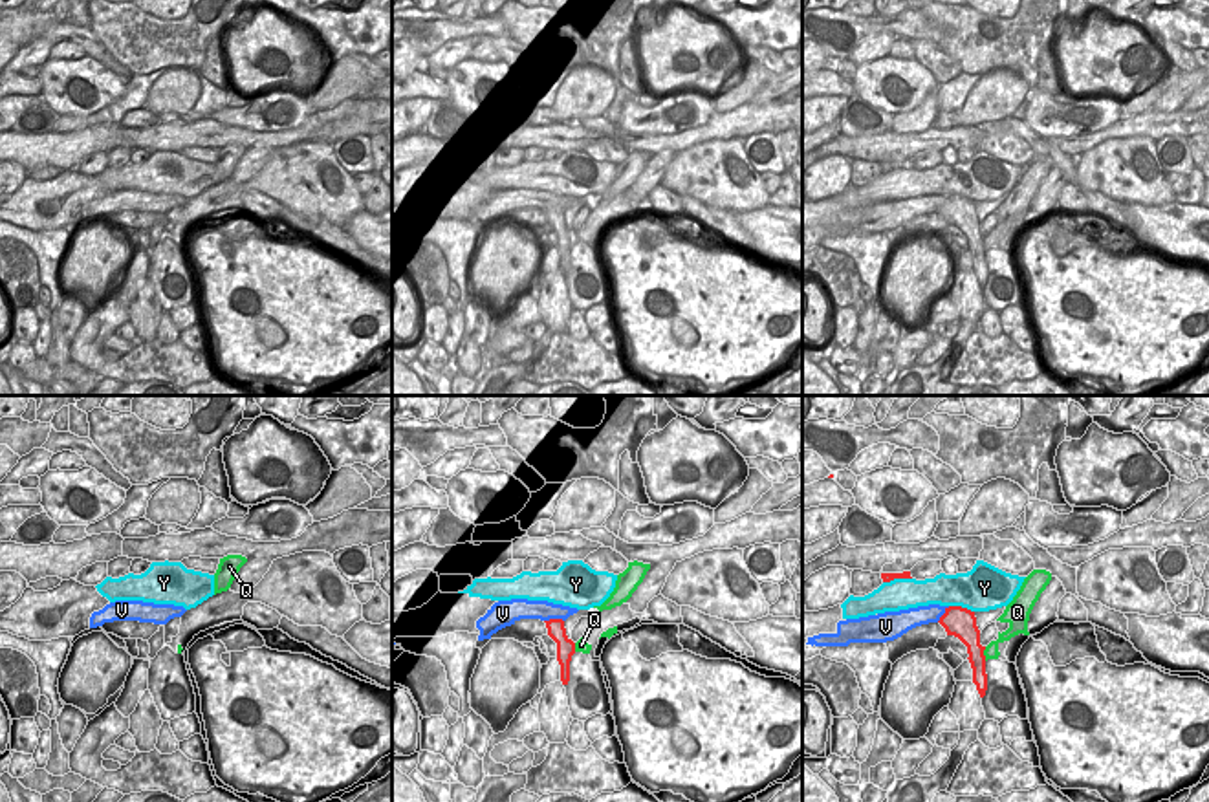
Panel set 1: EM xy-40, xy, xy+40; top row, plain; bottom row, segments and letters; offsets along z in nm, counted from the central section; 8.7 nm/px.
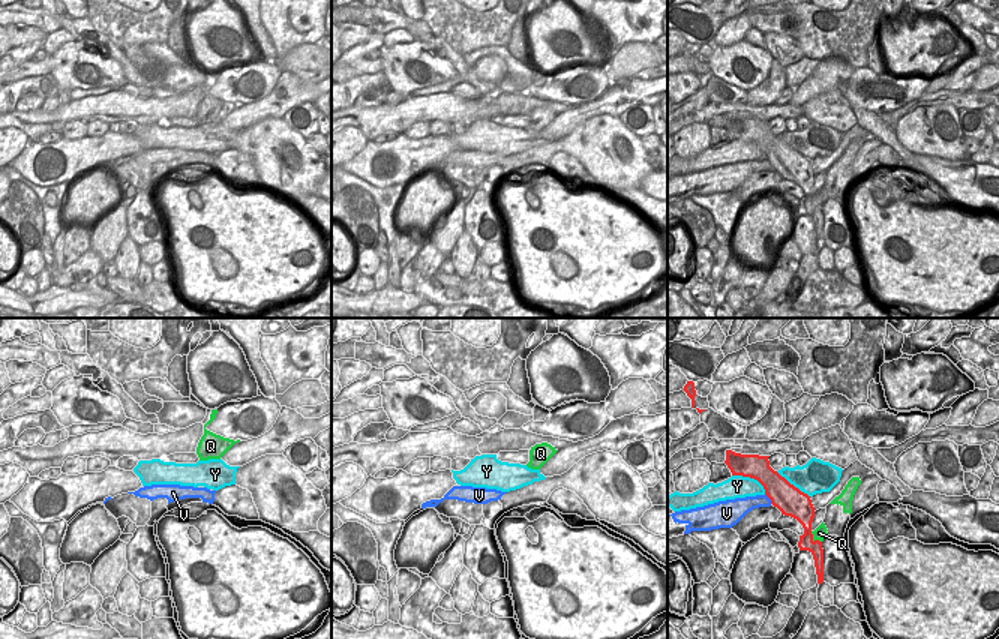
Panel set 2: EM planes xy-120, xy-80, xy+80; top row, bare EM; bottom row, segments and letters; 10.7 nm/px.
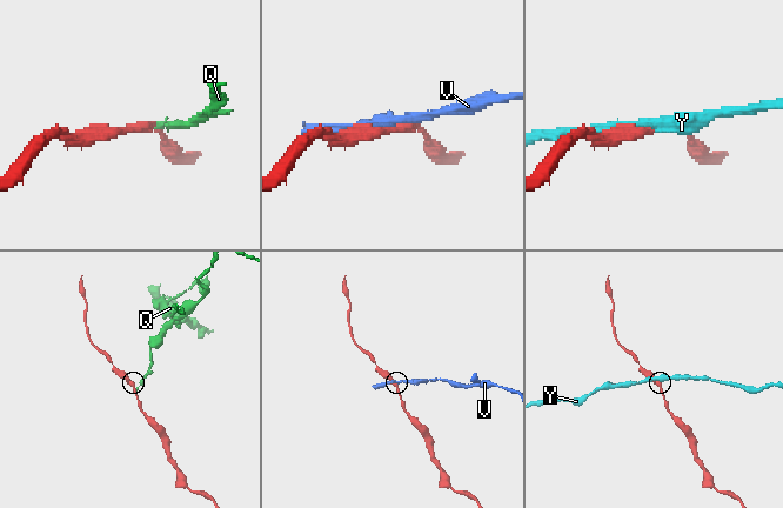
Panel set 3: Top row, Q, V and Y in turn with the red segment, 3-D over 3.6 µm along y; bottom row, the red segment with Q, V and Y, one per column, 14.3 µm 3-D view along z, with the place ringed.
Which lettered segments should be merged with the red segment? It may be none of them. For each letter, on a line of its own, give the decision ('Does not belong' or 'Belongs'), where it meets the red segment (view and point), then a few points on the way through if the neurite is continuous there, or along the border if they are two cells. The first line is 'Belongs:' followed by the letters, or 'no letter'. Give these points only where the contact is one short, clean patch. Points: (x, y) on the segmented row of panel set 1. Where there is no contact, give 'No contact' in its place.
Belongs: no letter
Q: Does not belong. Touches red at xy+40 (982, 654). Boundary: xy+40 (986, 647), (984, 660)
V: Does not belong. Touches red at xy (554, 619). Boundary: xy (563, 619), (544, 621)
Y: Does not belong. Touches red at xy+40 (896, 577)

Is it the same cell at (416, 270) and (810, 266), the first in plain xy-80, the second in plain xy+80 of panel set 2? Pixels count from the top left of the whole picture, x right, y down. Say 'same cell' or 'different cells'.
different cells

